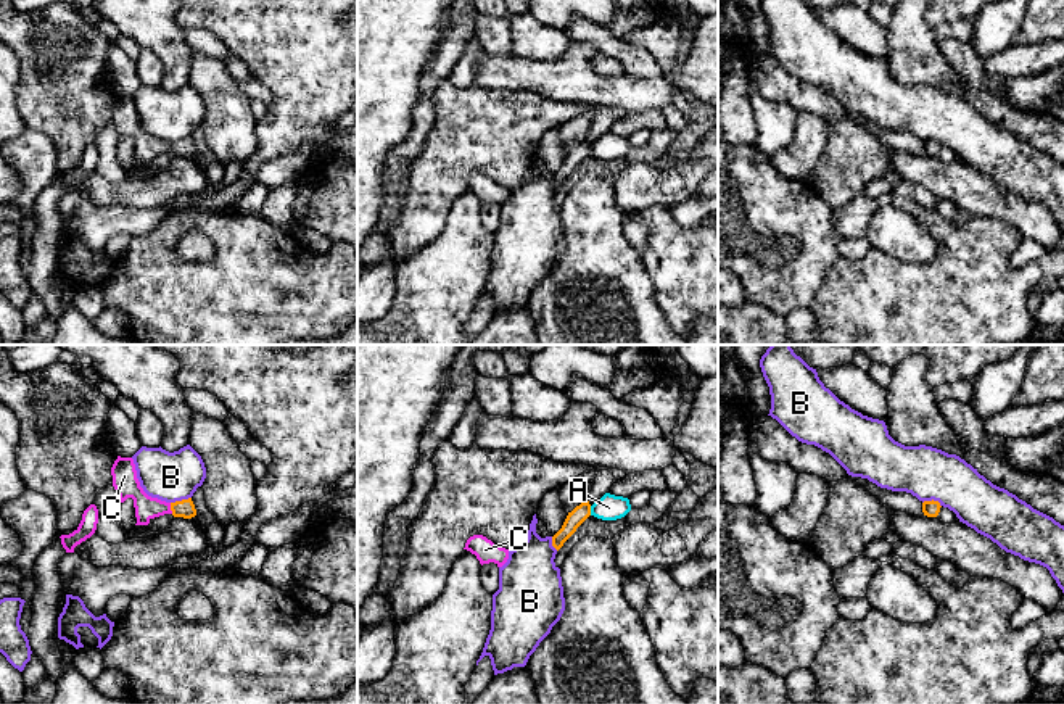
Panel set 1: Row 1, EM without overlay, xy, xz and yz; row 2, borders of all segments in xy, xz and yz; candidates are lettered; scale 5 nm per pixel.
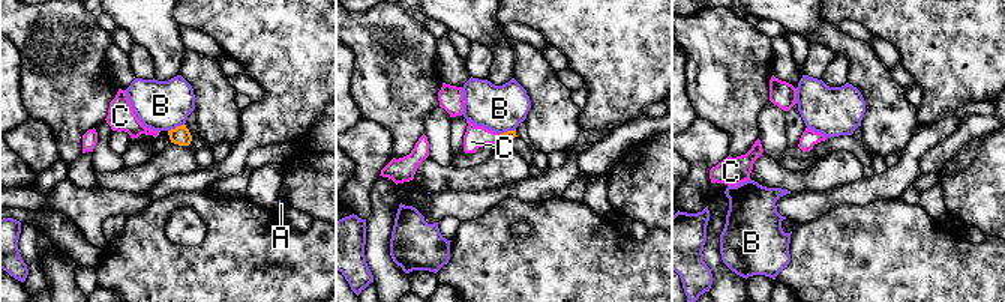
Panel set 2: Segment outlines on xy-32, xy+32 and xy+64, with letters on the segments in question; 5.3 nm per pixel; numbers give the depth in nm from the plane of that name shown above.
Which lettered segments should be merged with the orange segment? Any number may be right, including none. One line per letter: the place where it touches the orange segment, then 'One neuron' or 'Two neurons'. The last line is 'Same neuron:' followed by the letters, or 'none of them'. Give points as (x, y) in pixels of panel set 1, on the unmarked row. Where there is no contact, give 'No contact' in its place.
A: Touches orange at xz (589, 150). Two neurons
B: Touches orange at xy (181, 140). Two neurons
C: Touches orange at xy (171, 147). One neuron
Same neuron: C

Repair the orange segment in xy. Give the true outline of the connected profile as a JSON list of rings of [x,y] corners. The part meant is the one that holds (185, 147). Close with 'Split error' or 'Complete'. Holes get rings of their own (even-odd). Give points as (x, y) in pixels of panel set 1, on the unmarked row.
[[[121,97],[111,106],[113,126],[119,134],[121,142],[127,137],[134,139],[135,164],[148,164],[151,158],[172,153],[174,156],[192,158],[196,155],[192,137],[166,142],[158,137],[148,135],[137,118],[137,110],[132,97]]]. Split error

